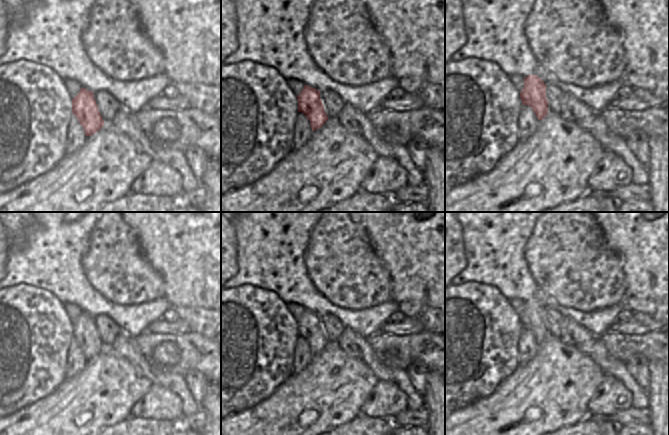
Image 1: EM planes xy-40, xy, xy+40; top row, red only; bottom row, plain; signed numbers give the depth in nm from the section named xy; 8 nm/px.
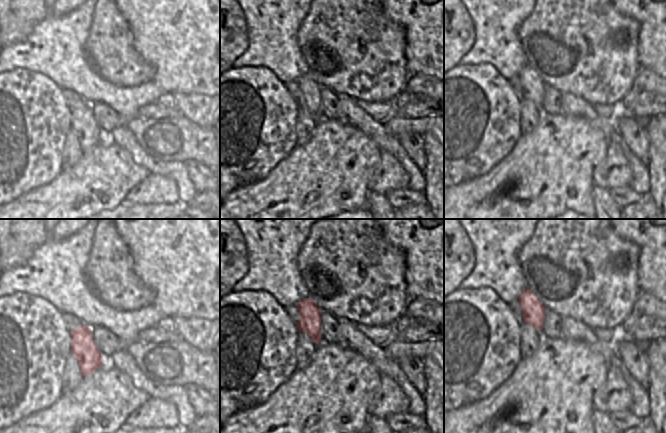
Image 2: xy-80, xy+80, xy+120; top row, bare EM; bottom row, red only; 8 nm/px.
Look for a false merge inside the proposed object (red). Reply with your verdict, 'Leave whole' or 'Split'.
Split.

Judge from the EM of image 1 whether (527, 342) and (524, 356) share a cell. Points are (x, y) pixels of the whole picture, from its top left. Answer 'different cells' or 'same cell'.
same cell

